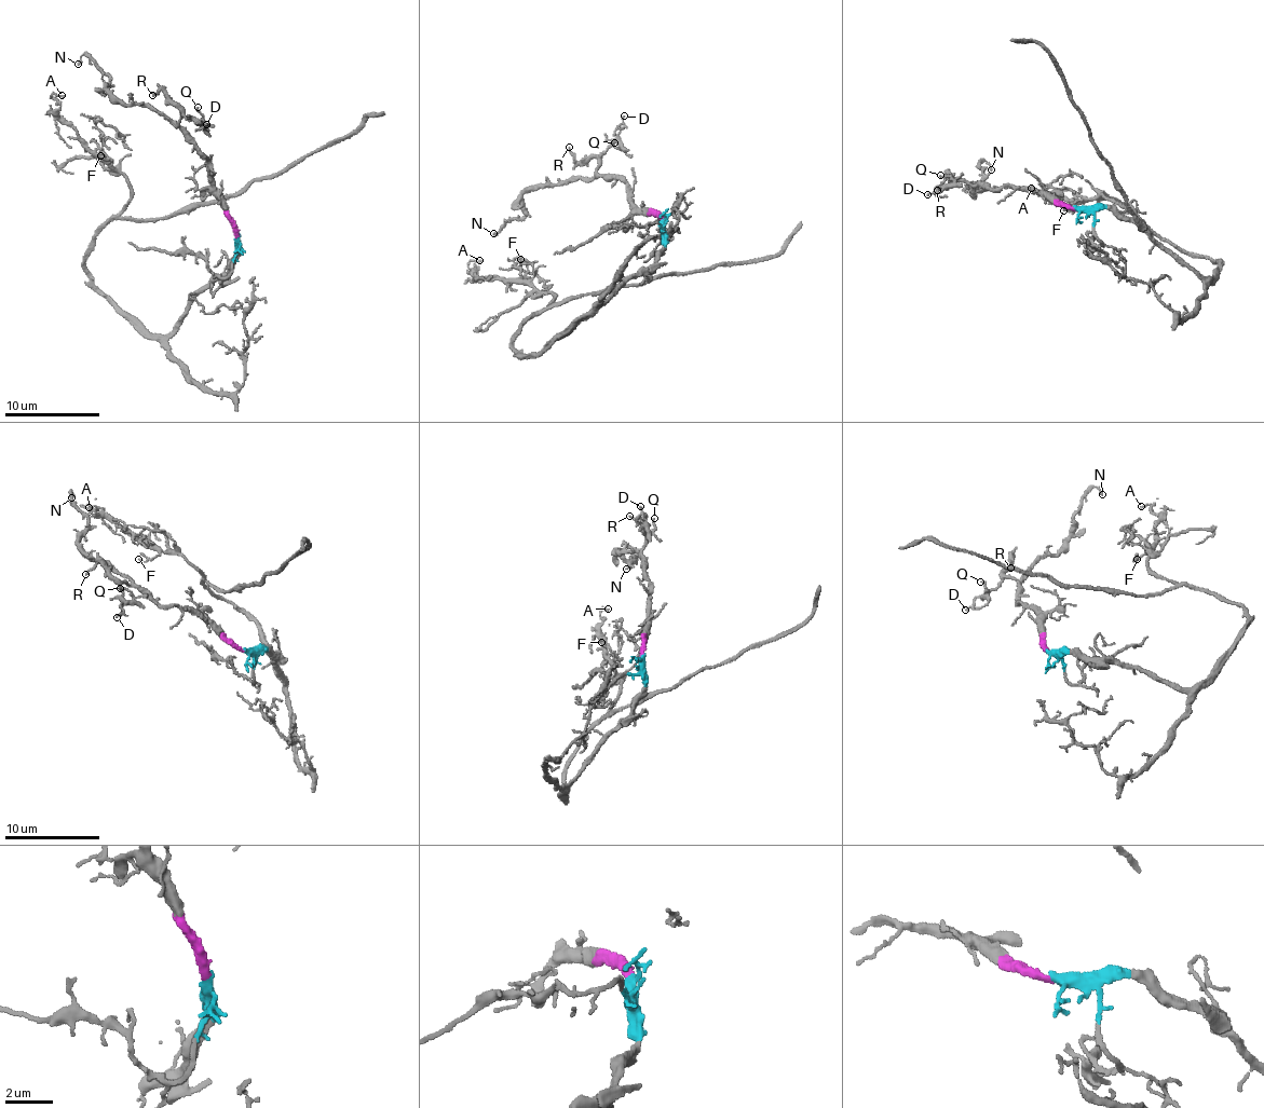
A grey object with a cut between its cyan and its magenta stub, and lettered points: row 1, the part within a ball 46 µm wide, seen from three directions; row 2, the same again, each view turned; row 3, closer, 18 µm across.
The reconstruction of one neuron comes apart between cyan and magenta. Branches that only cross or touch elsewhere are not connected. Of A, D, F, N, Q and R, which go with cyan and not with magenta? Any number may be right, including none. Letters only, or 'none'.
A, F

